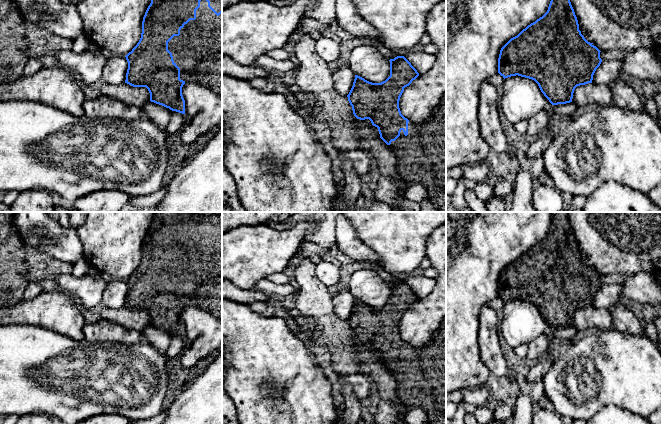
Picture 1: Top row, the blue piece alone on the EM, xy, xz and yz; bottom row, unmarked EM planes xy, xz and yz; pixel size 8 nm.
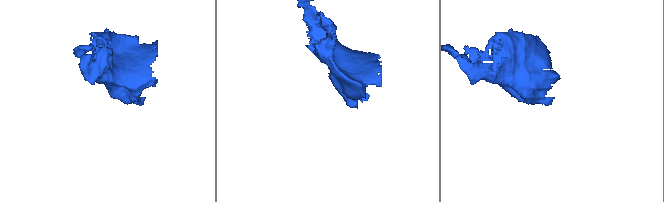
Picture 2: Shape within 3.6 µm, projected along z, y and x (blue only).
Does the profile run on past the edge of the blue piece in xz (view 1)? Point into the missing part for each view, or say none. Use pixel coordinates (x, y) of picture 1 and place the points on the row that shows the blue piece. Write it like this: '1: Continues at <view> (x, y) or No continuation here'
1: Continues at xz (421, 155)

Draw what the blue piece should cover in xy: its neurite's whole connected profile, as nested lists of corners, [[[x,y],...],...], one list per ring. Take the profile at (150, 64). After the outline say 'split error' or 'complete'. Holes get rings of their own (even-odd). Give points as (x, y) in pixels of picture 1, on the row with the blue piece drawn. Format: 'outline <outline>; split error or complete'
outline [[[151,0],[142,21],[141,38],[137,45],[126,56],[128,69],[125,83],[133,87],[146,87],[150,93],[150,101],[185,114],[185,100],[182,87],[185,83],[194,82],[216,92],[222,97],[222,0]]]; split error

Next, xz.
outline [[[404,56],[390,59],[390,76],[381,83],[372,83],[355,75],[353,86],[347,95],[357,119],[369,119],[378,128],[380,138],[389,146],[397,159],[399,176],[407,186],[423,185],[428,191],[428,199],[438,212],[446,212],[446,94],[432,116],[423,123],[413,123],[405,118],[399,108],[399,100],[404,88],[415,80],[419,73]]]; split error

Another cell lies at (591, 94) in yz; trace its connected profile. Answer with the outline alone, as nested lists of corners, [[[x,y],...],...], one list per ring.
[[[595,83],[577,86],[573,93],[572,102],[580,109],[589,106],[605,107],[614,105],[611,87]]]

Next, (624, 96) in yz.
[[[619,79],[611,84],[610,87],[613,94],[614,105],[632,111],[644,109],[644,104],[640,96],[633,90],[630,84]]]

